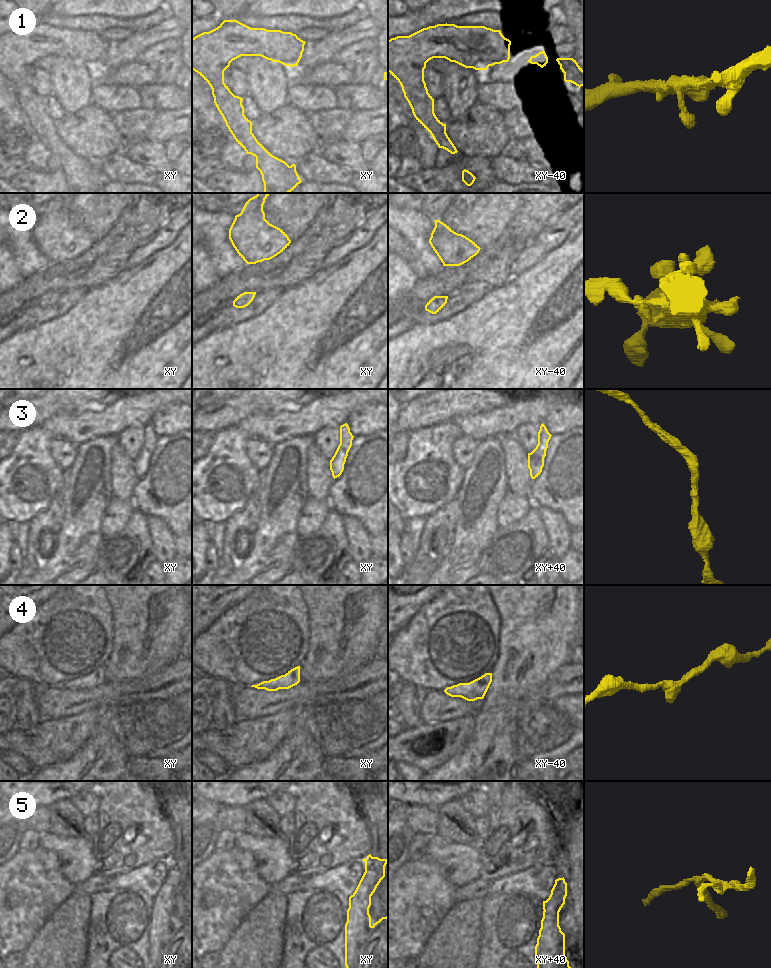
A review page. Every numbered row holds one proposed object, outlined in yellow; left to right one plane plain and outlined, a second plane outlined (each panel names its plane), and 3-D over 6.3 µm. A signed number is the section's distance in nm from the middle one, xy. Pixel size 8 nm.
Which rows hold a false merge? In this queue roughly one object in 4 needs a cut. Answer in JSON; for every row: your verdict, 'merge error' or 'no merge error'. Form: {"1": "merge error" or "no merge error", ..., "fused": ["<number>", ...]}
{"1": "no merge error", "2": "no merge error", "3": "no merge error", "4": "no merge error", "5": "merge error", "fused": ["5"]}

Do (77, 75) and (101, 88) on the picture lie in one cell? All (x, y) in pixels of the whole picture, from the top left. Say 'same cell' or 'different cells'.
different cells

